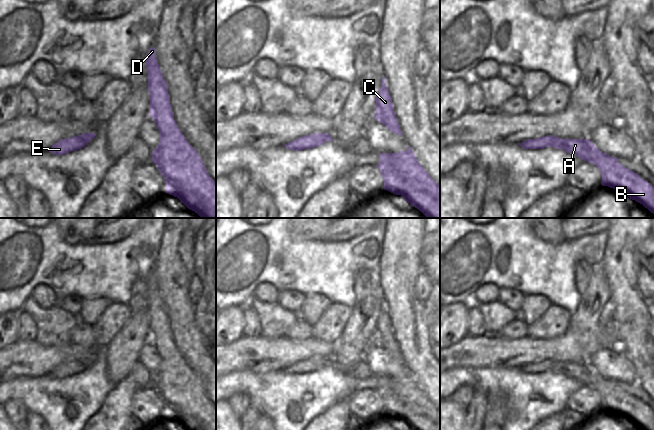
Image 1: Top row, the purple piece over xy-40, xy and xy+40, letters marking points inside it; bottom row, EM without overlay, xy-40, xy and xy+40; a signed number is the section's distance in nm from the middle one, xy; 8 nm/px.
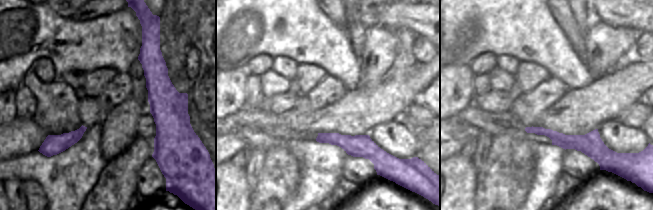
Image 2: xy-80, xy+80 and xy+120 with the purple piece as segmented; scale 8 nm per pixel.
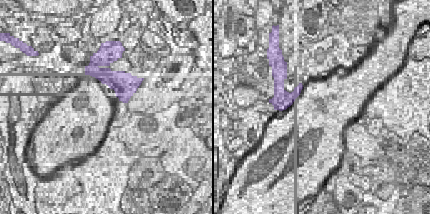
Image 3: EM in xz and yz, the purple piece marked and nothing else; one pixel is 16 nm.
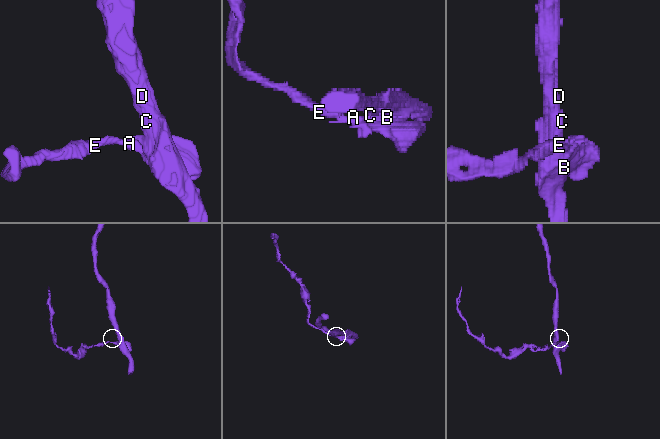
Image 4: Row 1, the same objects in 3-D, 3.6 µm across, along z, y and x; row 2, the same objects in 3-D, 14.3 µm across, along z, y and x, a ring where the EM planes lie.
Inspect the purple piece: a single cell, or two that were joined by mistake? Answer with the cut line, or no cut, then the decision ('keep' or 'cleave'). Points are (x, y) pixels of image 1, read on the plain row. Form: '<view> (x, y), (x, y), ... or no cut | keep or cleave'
xy+40 (600, 392), (612, 392), (619, 398), (636, 398), (639, 401) | cleave

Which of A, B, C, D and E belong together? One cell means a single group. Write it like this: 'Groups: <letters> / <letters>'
Groups: A E / B C D

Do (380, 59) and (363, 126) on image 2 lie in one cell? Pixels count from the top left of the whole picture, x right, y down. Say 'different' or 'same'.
different

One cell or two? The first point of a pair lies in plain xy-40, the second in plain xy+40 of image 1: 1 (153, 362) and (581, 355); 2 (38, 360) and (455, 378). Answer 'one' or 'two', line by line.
1: two
2: two

